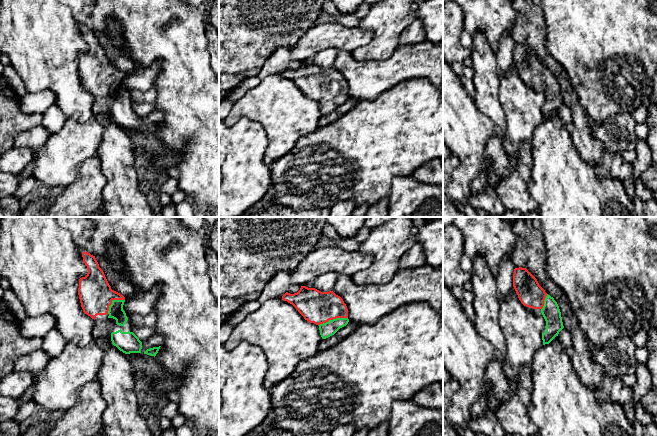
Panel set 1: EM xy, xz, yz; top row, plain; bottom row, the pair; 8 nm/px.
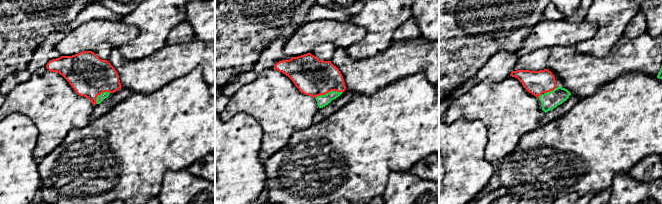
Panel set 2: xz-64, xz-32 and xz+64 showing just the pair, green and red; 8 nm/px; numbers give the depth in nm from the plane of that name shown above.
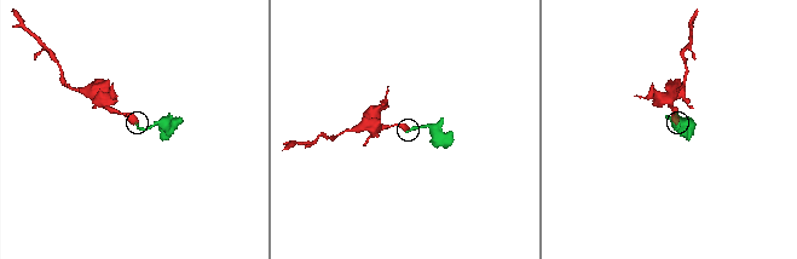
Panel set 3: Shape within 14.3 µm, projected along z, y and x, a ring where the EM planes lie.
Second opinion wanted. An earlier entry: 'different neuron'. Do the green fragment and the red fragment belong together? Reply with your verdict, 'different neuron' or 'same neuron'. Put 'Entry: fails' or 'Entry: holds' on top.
Entry: fails
same neuron

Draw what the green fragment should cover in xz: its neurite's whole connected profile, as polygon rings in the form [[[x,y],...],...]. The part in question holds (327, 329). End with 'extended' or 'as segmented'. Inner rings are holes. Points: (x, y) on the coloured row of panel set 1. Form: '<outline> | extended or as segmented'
[[[301,286],[297,293],[290,294],[286,292],[282,296],[282,300],[292,304],[305,320],[318,325],[322,339],[334,335],[340,328],[346,326],[349,322],[346,304],[343,299],[333,291],[321,292],[315,288]]] | extended

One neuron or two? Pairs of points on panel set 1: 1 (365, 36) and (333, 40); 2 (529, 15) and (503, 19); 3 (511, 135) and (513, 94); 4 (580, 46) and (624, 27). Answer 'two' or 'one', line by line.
1: one
2: two
3: one
4: one

